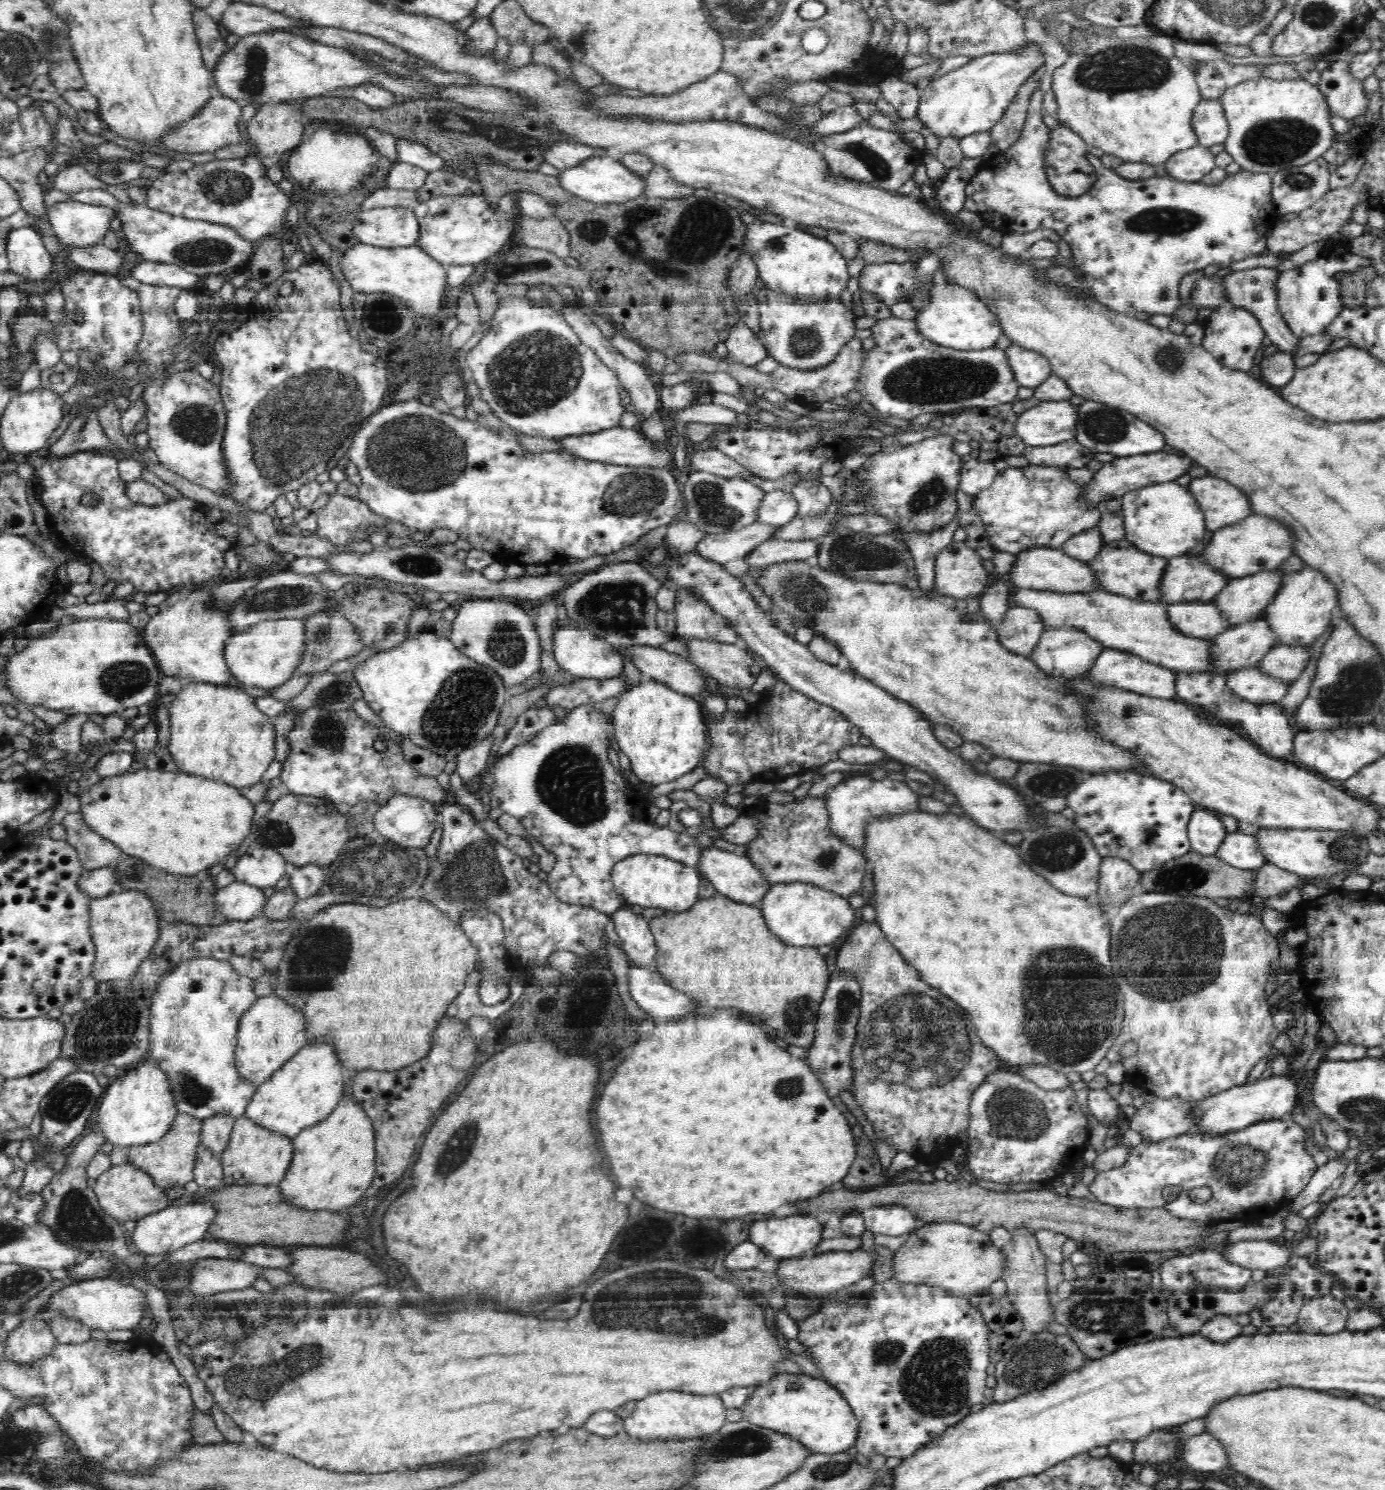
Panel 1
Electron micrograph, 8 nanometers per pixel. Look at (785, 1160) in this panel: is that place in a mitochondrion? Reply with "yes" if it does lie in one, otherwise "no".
no

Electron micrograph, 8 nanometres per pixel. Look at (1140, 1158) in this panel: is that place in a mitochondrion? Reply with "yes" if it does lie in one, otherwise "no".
no

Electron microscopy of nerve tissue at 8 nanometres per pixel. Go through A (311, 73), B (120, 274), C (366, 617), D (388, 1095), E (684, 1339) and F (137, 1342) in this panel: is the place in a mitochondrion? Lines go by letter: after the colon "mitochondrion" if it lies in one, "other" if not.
A: other
B: other
C: other
D: other
E: mitochondrion
F: other

